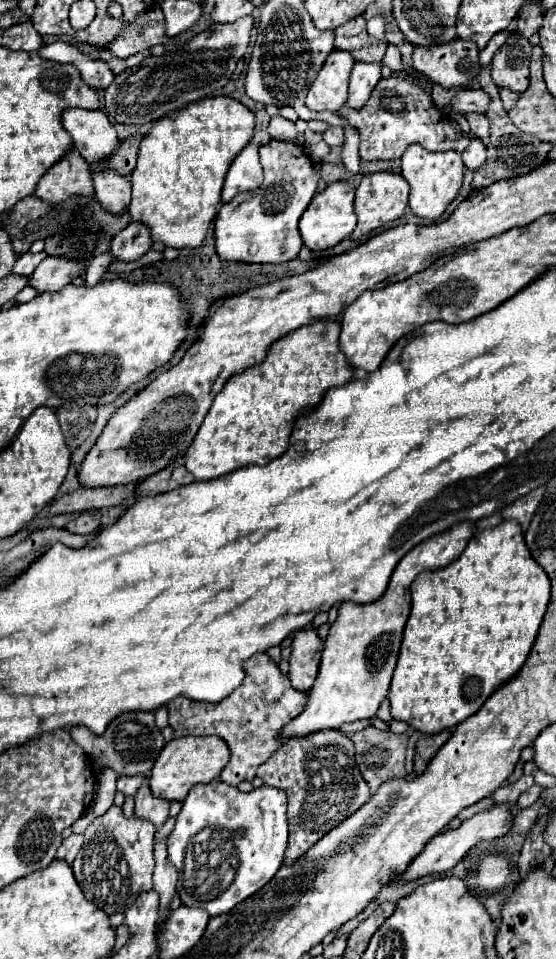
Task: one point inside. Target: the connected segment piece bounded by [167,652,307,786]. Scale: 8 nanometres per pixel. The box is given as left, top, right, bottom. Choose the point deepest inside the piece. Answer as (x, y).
(249, 719)

